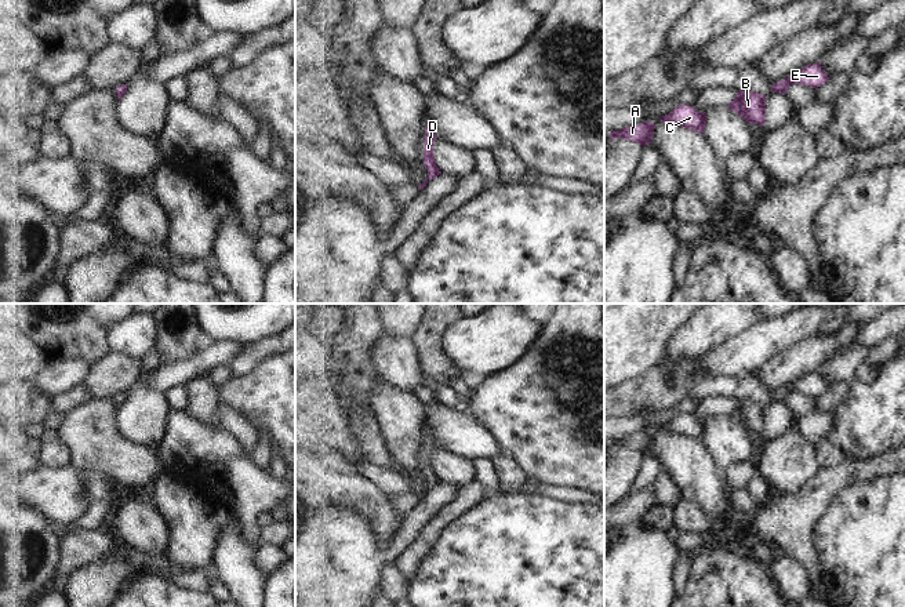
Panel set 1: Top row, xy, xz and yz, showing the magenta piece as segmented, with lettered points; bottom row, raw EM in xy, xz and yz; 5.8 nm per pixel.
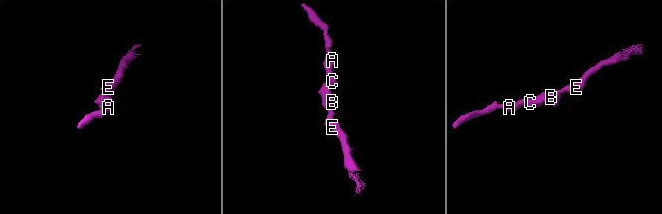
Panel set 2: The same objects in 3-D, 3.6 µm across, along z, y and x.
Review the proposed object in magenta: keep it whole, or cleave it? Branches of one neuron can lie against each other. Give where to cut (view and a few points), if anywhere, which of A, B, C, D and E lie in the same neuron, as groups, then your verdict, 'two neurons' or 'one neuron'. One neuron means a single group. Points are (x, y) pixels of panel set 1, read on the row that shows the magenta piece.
no cut; A B C D E; one neuron

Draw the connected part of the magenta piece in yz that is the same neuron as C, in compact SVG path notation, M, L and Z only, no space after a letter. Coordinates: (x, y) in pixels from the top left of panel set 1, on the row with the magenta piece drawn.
M679 105L668 115L661 116L659 120L665 124L680 126L686 130L691 130L704 134L706 124L706 113L695 110L691 105Z

